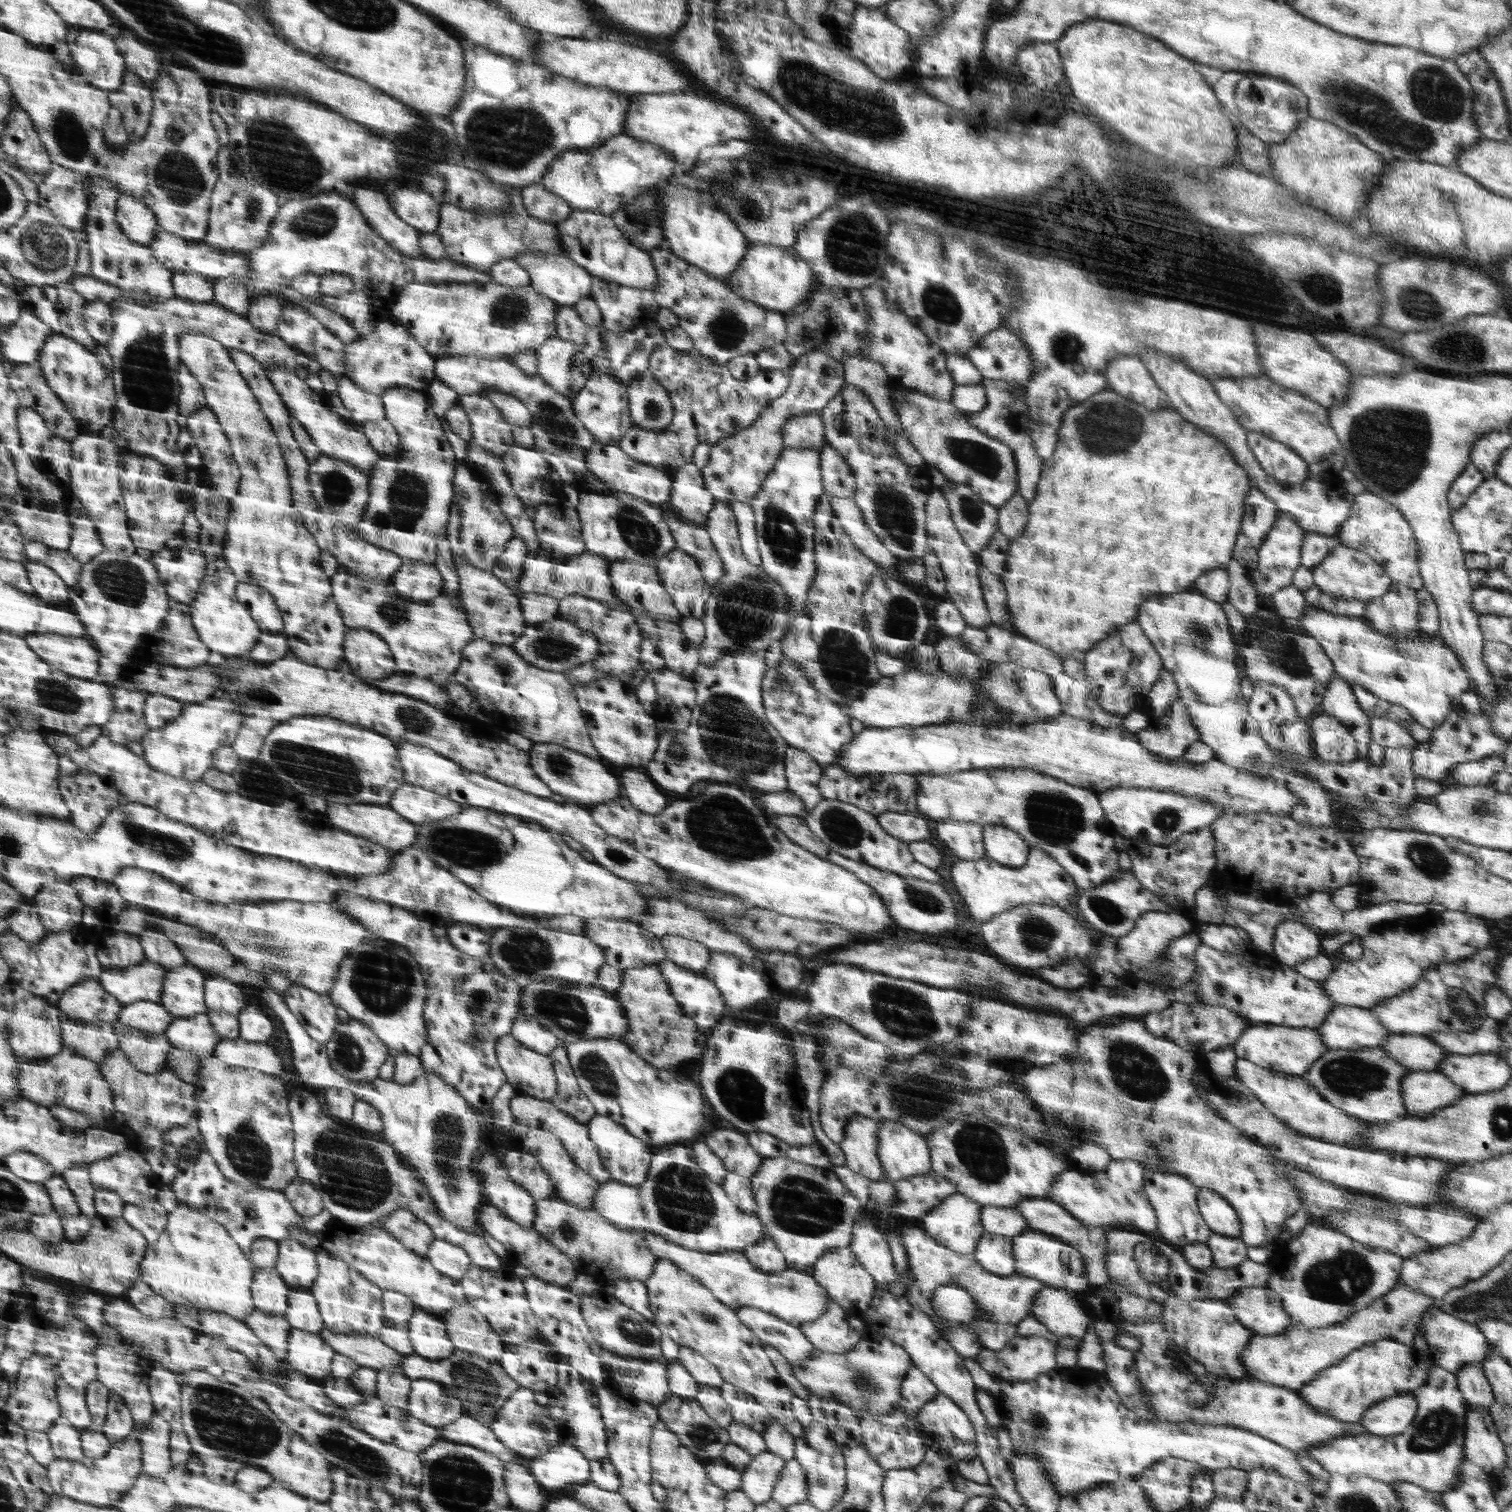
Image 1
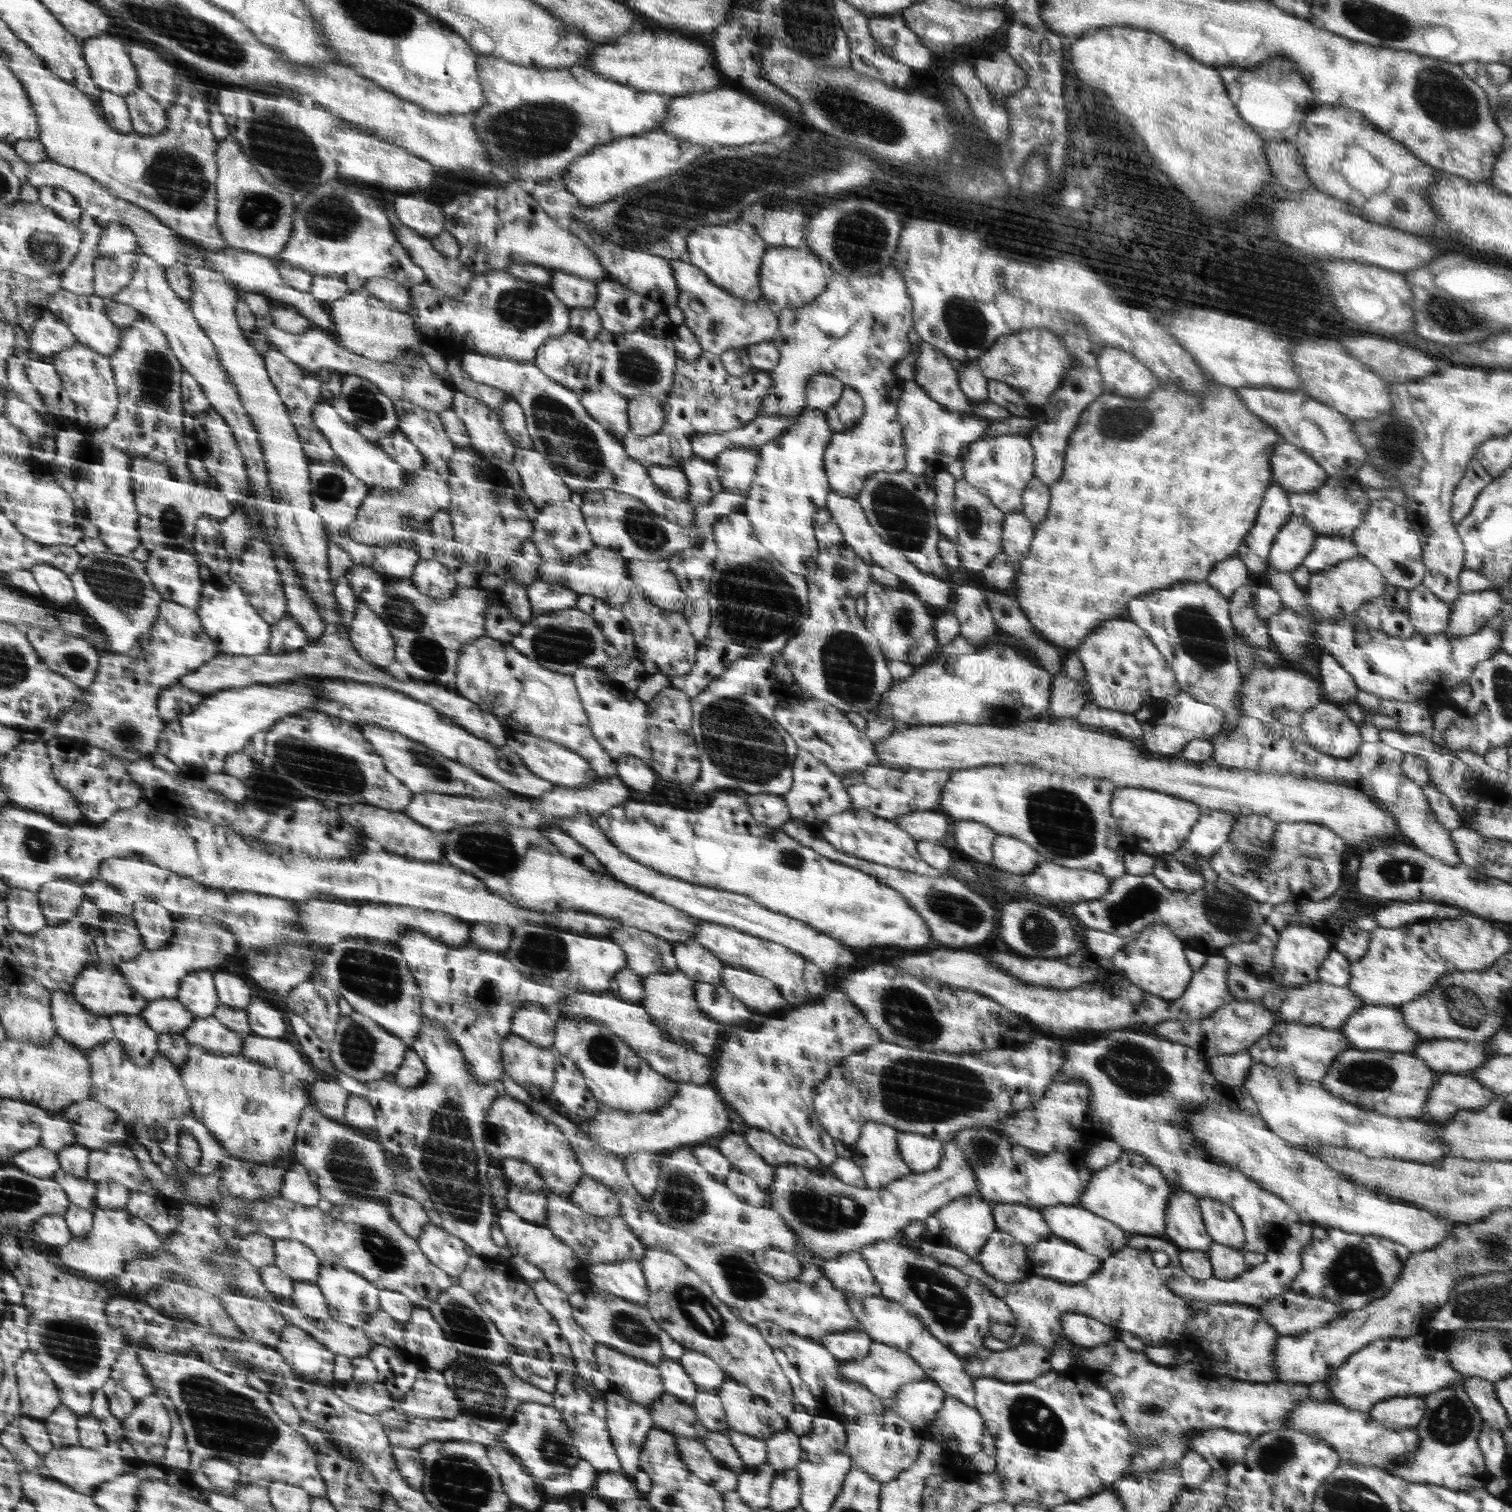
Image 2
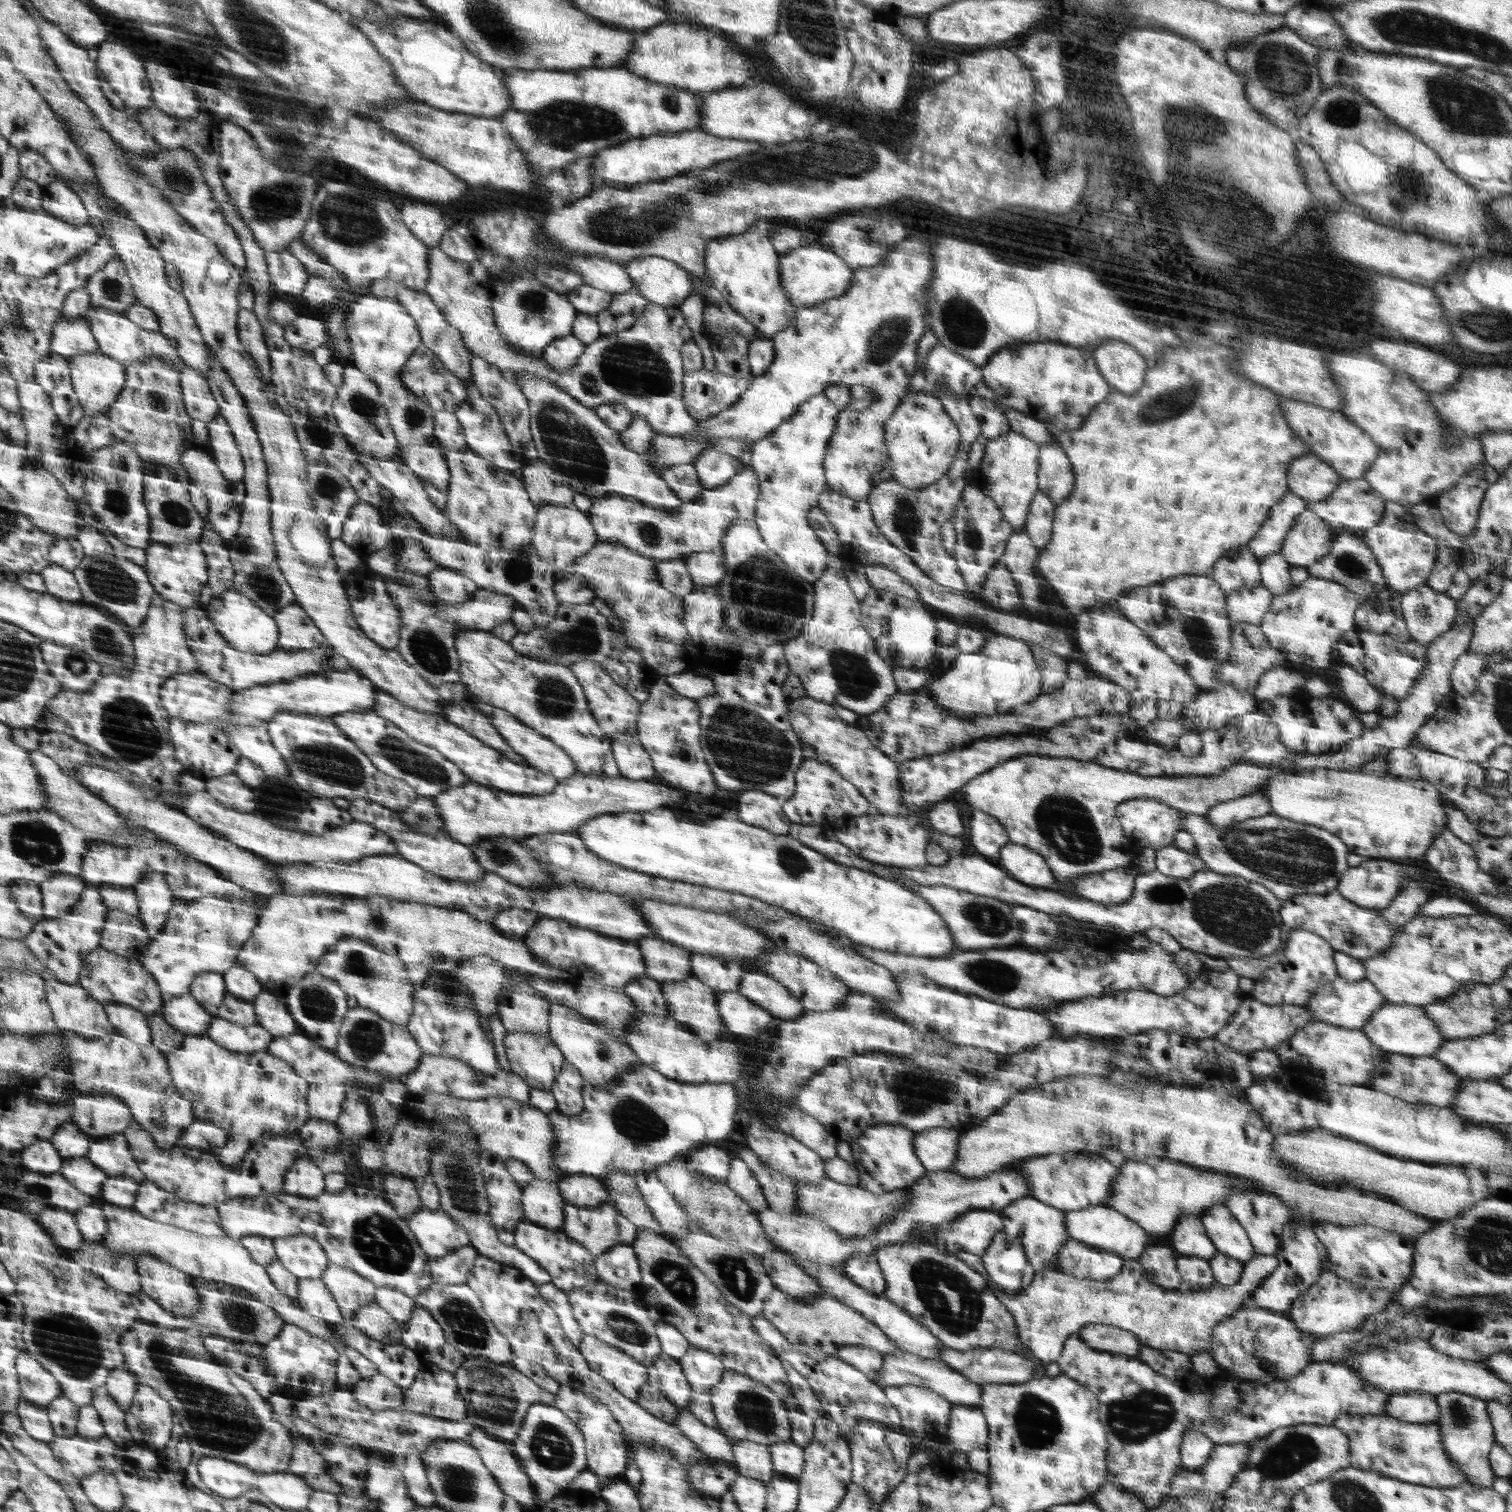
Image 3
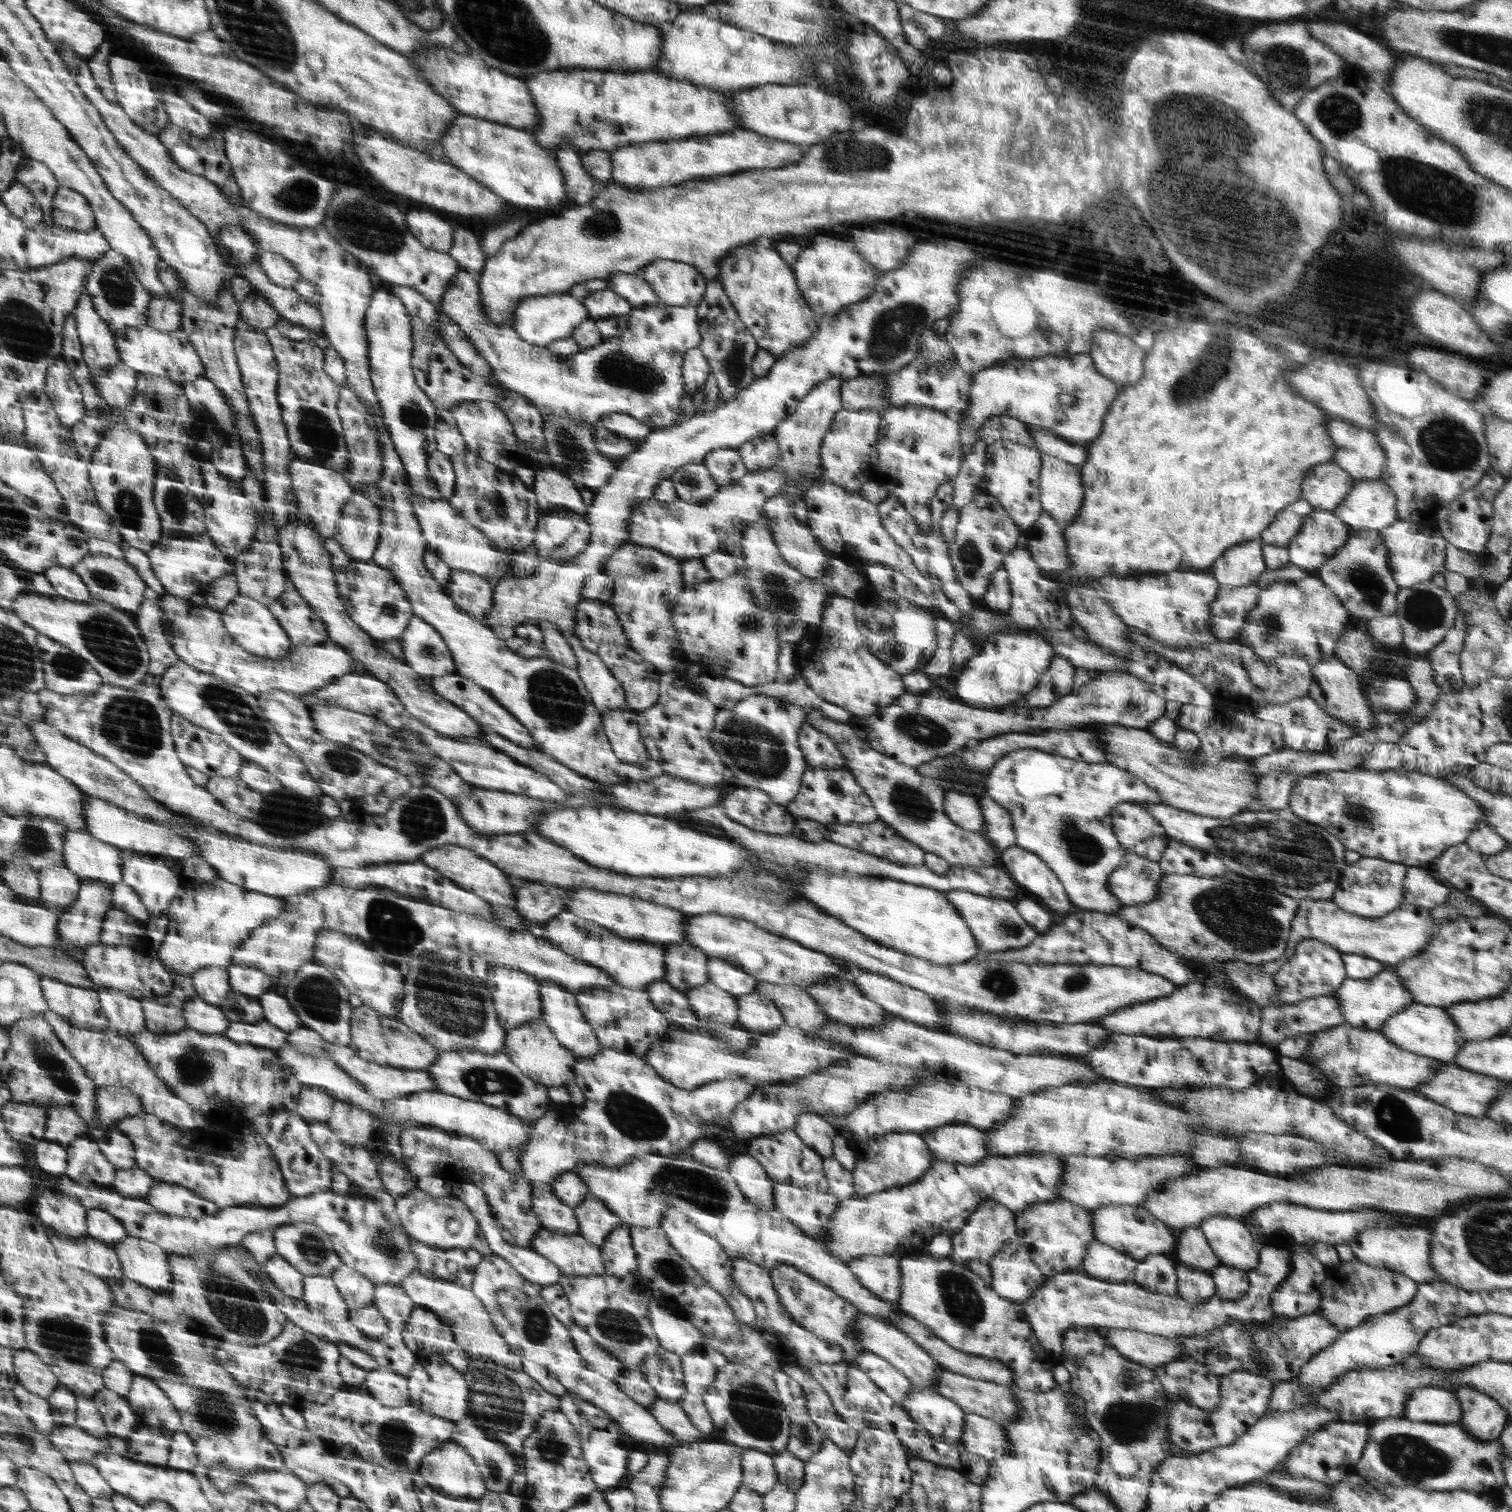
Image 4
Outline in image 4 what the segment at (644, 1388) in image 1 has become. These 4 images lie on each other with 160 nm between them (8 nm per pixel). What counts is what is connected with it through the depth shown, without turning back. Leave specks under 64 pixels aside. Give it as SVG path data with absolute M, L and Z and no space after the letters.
M576 1324L569 1327L570 1338L578 1354L585 1359L595 1371L605 1378L617 1380L625 1369L623 1362L612 1356L609 1351L602 1350L597 1342L590 1338L590 1334L584 1332L584 1328Z

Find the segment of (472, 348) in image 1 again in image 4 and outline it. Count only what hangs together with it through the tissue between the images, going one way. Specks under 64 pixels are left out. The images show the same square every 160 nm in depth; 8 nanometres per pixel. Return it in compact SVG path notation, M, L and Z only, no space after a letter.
M550 293L542 297L526 297L516 310L513 329L525 342L536 346L547 347L554 341L573 337L573 330L589 318L589 311L581 299L566 293Z

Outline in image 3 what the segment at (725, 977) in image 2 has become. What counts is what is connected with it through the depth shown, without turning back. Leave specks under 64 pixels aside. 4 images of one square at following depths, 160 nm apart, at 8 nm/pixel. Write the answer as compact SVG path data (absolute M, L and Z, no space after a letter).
M745 970L737 991L752 1003L765 1007L766 1011L782 1022L794 1020L807 1011L781 982L758 970Z

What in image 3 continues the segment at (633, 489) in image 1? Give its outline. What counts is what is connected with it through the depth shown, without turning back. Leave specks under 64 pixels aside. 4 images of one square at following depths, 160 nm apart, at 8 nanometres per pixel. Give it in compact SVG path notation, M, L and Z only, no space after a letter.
M693 464L670 465L660 472L660 475L684 503L704 492L704 485Z

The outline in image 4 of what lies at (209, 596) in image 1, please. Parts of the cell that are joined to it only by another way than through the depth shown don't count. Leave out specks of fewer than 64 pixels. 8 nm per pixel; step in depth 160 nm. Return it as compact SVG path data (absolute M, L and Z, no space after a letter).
M238 595L232 598L232 602L223 610L226 630L232 635L241 647L245 647L253 655L270 660L282 660L288 658L292 653L293 643L289 633L281 625L279 619L265 604L258 603L256 599L245 595Z

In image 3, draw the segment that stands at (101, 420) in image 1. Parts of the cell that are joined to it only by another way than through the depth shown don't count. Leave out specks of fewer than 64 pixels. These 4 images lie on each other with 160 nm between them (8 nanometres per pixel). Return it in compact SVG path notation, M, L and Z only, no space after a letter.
M102 352L76 355L68 358L70 361L73 383L79 399L82 400L86 414L102 416L104 410L121 397L121 392L128 382L128 367L125 363L113 356Z

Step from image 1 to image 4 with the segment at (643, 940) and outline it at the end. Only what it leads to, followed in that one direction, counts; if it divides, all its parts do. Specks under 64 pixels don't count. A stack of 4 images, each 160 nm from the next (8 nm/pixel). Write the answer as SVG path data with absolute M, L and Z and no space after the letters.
M687 942L665 944L666 978L674 988L686 992L705 985L710 980L708 962L712 959L705 951Z

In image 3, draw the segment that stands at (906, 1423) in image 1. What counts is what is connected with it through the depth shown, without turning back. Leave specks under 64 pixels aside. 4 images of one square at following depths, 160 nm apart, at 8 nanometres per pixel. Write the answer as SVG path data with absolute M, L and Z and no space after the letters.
M862 1421L852 1428L849 1439L852 1448L853 1484L865 1488L866 1494L879 1507L888 1502L890 1493L905 1481L912 1460L912 1442L900 1428L874 1421Z

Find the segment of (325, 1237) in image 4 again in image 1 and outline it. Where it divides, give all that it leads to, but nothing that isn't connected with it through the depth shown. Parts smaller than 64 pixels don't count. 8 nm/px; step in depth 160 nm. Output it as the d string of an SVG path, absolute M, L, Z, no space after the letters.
M296 1239L281 1240L275 1269L290 1289L311 1290L317 1280L317 1253Z

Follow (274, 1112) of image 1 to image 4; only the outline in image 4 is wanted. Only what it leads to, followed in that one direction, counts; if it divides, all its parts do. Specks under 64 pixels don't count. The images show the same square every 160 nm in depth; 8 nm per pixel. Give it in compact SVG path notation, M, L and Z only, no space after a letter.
M146 1028L146 1031L136 1035L132 1042L146 1055L158 1076L170 1085L180 1098L193 1104L200 1114L210 1114L212 1110L226 1110L225 1106L234 1104L238 1110L237 1115L244 1112L244 1118L248 1121L253 1116L272 1114L279 1110L295 1112L300 1104L301 1089L304 1086L282 1070L277 1050L236 1043L226 1034L207 1034L190 1028L172 1035L156 1034Z

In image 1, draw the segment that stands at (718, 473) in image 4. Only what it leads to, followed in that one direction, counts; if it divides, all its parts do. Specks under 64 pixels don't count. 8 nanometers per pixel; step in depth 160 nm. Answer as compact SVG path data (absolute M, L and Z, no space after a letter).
M694 462L685 464L672 474L673 490L666 505L681 513L688 523L705 527L708 513L716 503L713 493L705 486L702 469Z

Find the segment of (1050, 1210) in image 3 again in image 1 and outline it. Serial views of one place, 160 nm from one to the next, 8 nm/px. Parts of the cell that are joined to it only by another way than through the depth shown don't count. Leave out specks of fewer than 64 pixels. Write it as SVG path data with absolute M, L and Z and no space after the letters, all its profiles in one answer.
M985 1206L981 1218L985 1233L1014 1238L1030 1229L1027 1219L1015 1207Z

